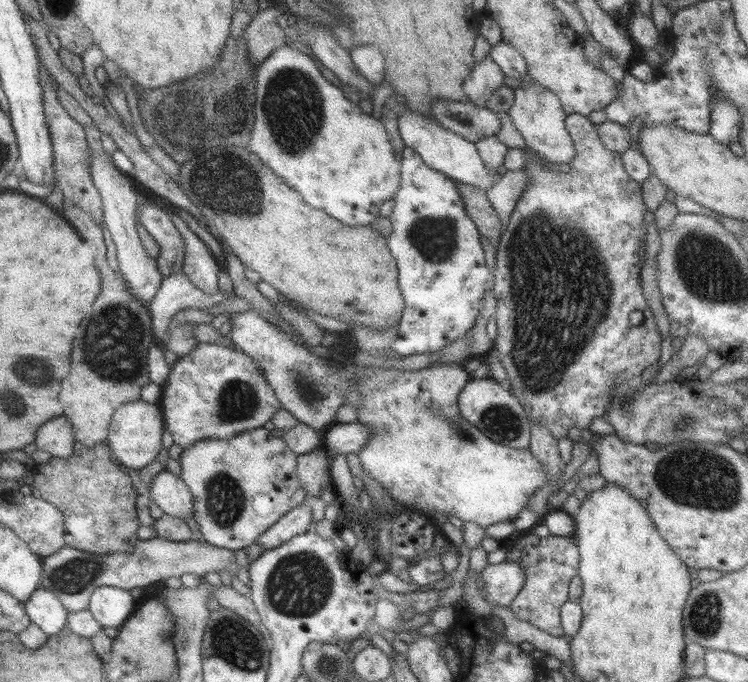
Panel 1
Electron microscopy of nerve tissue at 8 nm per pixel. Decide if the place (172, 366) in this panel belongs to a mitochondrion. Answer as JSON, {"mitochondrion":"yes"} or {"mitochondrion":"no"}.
{"mitochondrion":"no"}

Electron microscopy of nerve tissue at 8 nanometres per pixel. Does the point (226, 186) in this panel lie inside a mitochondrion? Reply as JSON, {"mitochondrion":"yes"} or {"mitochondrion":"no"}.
{"mitochondrion":"yes"}

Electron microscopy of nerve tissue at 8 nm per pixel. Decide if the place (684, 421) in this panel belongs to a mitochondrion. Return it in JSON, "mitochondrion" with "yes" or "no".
{"mitochondrion":"yes"}

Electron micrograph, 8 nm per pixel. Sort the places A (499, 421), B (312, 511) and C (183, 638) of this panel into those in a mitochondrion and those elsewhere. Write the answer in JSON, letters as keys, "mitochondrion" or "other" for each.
{"A":"mitochondrion","B":"other","C":"mitochondrion"}

